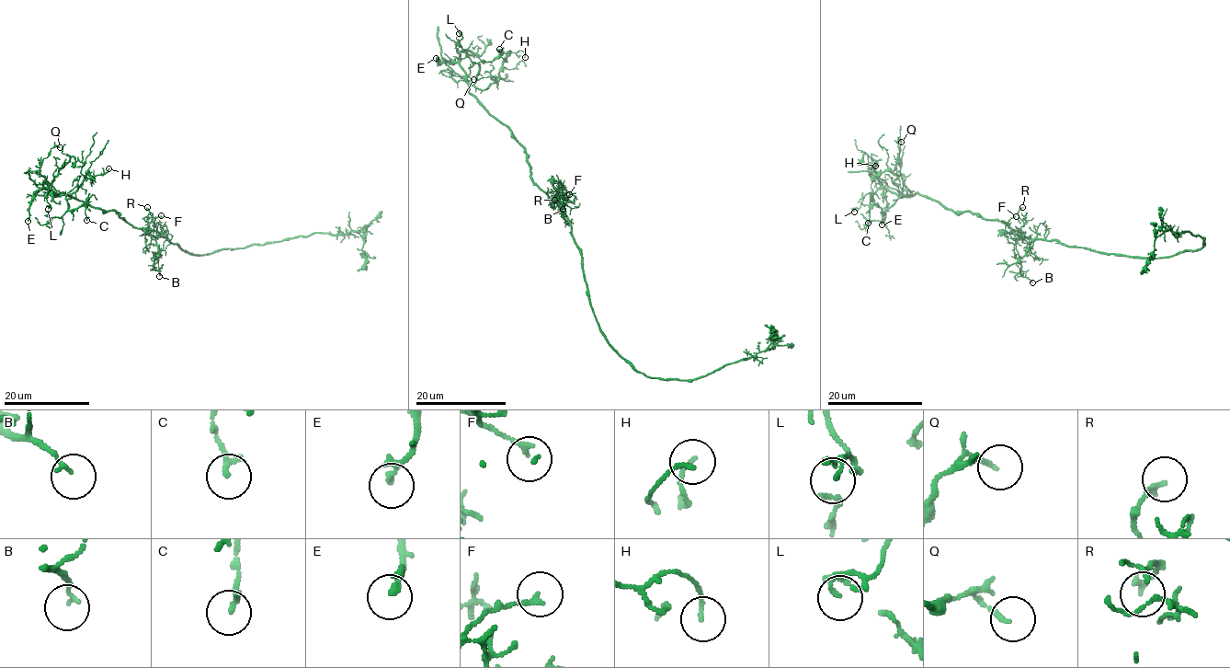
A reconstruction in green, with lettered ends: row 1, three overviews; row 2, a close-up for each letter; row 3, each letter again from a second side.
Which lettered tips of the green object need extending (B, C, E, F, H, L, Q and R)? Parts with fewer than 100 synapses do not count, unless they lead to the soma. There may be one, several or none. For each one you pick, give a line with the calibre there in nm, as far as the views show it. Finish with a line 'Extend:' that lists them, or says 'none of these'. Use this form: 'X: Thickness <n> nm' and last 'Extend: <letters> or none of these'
Extend: none of these

